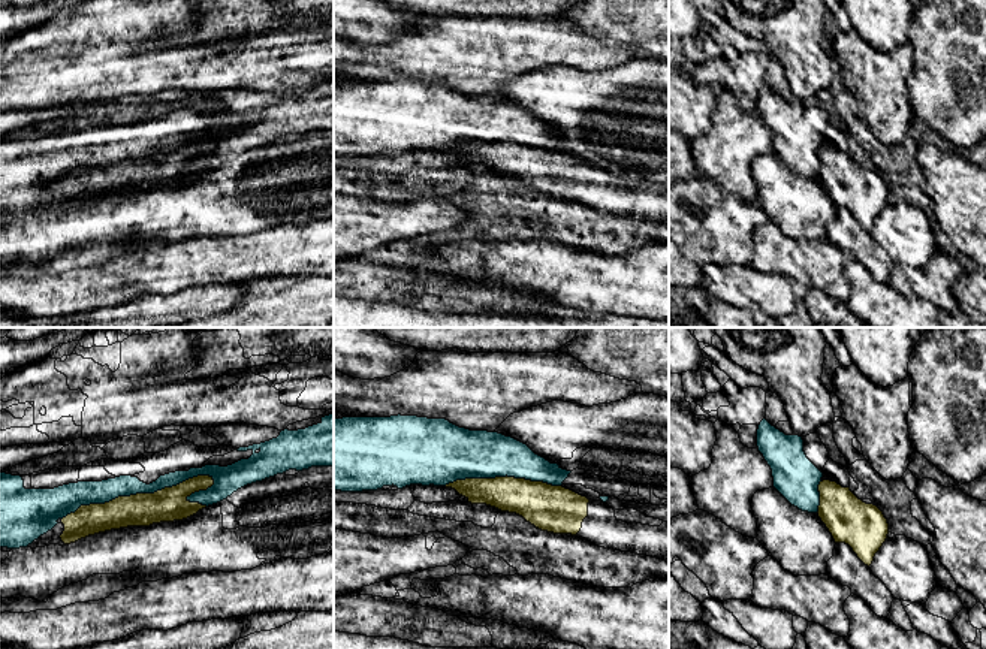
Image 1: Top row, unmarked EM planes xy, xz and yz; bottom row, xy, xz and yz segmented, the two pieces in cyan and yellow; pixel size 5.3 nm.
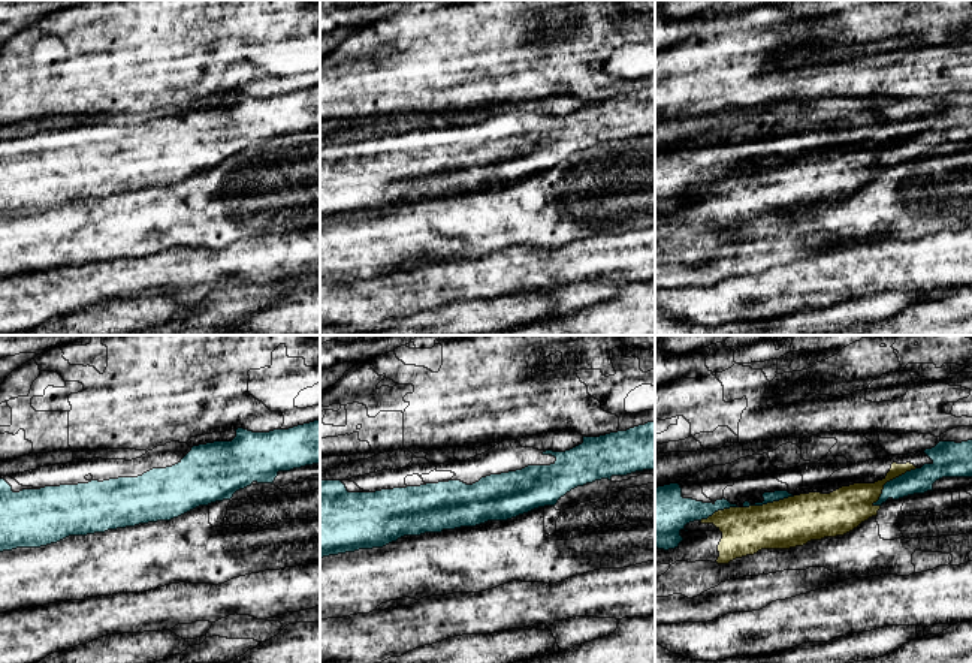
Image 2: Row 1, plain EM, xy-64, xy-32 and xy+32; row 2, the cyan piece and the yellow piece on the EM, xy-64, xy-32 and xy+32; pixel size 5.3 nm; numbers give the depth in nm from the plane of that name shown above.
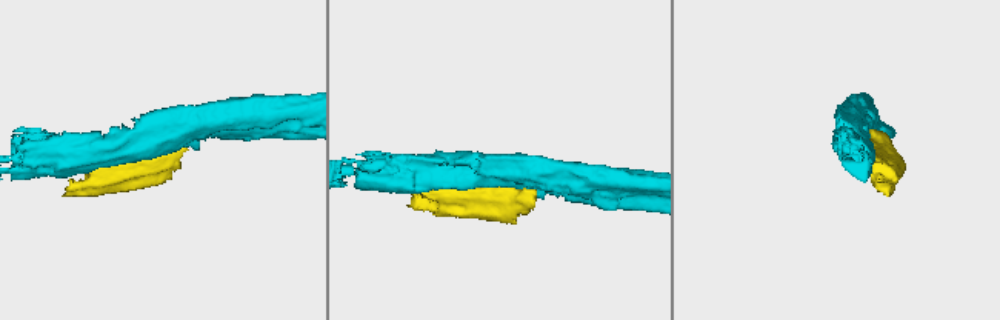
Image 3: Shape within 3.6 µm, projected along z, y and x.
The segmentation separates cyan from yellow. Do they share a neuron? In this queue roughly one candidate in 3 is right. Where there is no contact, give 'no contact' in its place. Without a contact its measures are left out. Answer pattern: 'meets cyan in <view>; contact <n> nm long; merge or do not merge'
meets cyan in xy; contact 850 nm long; do not merge

